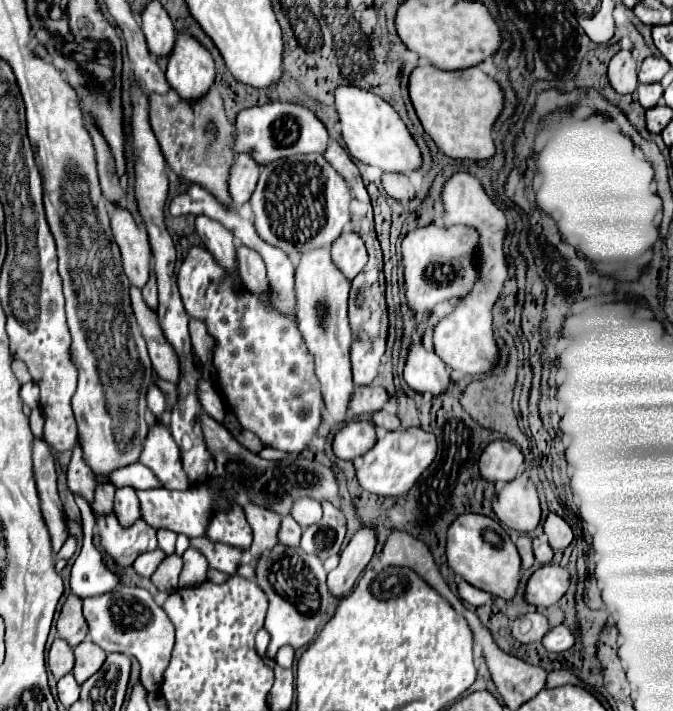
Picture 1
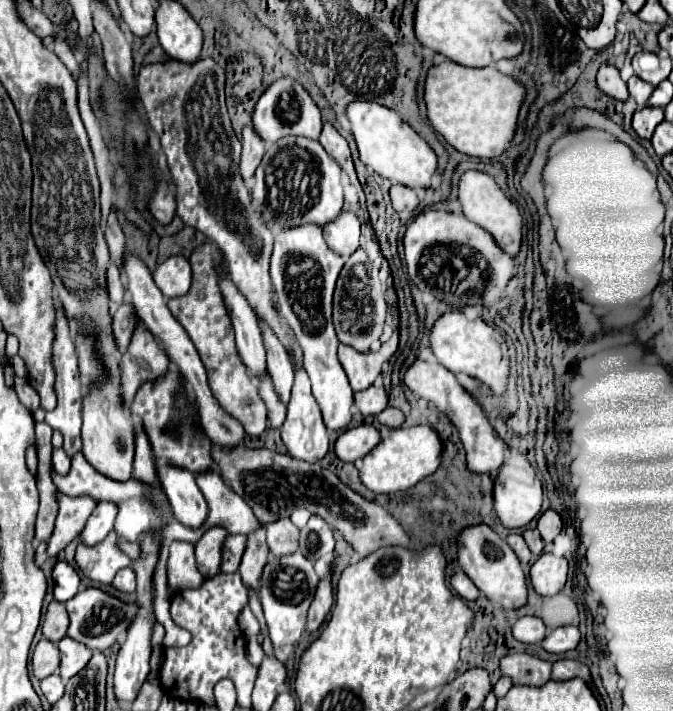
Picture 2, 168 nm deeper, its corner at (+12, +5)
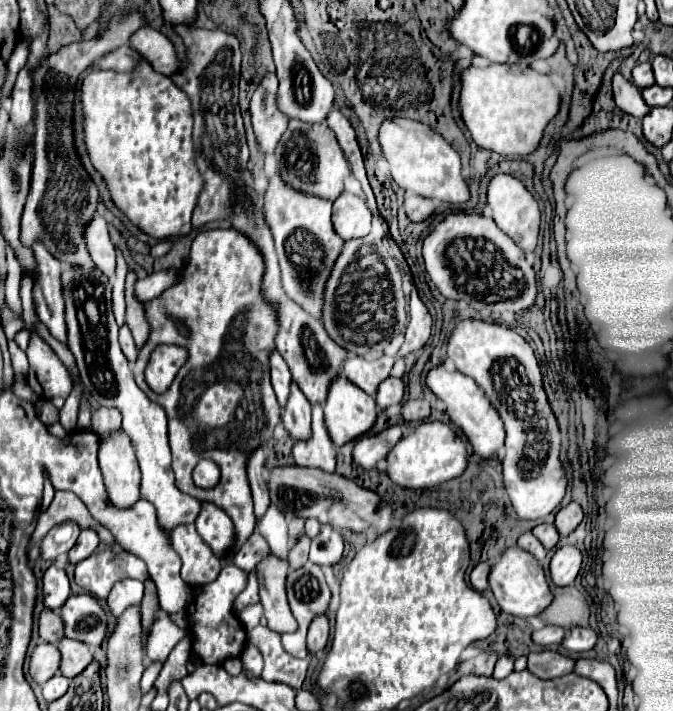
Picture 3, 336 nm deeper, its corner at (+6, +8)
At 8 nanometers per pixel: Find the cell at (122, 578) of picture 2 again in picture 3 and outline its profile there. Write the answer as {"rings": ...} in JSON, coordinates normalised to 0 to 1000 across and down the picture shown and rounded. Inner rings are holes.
{"rings":[[[184,814],[169,821],[158,850],[169,866],[178,866],[193,850],[208,850],[214,838],[214,821],[202,814]]]}

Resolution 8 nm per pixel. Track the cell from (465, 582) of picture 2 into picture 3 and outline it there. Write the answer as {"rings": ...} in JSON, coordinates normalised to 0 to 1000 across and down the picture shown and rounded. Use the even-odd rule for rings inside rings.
{"rings":[[[713,790],[713,793],[701,802],[701,807],[698,807],[698,821],[701,821],[710,833],[716,833],[716,830],[725,827],[728,799],[731,799],[731,790]]]}

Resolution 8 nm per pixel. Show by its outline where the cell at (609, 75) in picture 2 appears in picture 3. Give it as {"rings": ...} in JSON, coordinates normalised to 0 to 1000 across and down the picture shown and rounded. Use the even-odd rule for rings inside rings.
{"rings":[[[912,104],[909,121],[912,121],[915,149],[924,158],[930,158],[936,163],[945,163],[945,166],[957,166],[966,158],[966,149],[954,141],[951,127],[939,115],[933,115],[924,104]]]}

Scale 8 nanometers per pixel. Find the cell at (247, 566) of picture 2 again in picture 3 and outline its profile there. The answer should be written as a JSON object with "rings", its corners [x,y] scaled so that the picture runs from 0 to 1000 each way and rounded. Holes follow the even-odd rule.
{"rings":[[[410,782],[392,785],[383,796],[386,813],[386,841],[392,852],[392,866],[398,872],[398,883],[413,892],[440,889],[443,878],[431,861],[428,841],[425,841],[425,810],[428,810],[428,790],[413,788]]]}

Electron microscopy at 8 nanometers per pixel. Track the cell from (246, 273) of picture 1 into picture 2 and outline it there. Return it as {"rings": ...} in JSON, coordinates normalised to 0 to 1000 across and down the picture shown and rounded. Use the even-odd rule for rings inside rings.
{"rings":[[[380,446],[380,449],[383,449],[383,460],[386,460],[389,471],[392,471],[392,488],[398,494],[398,522],[404,527],[407,544],[410,544],[416,561],[422,567],[428,567],[431,547],[434,547],[434,536],[437,536],[434,511],[428,505],[428,496],[425,496],[422,485],[416,482],[416,477],[410,477],[410,471],[398,460],[398,454],[389,446]]]}

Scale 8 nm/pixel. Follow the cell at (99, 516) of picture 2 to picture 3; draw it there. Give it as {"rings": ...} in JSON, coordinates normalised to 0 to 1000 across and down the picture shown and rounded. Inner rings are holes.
{"rings":[[[122,745],[113,768],[101,776],[101,790],[104,793],[122,790],[125,785],[131,785],[146,771],[146,765],[149,765],[149,759],[146,759],[146,751],[140,745]]]}

